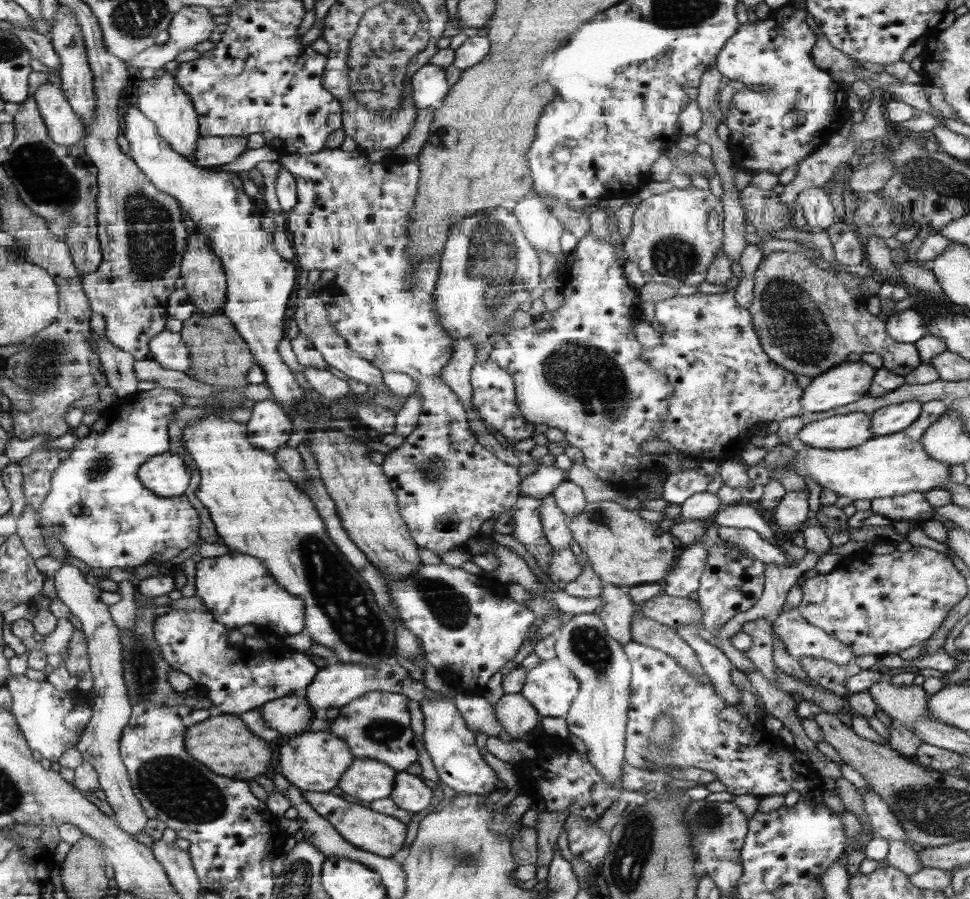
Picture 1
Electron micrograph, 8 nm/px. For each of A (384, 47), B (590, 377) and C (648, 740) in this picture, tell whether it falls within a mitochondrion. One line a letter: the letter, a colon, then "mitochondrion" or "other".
A: mitochondrion
B: mitochondrion
C: other

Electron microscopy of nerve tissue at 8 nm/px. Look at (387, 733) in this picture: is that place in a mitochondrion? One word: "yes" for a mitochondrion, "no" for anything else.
yes

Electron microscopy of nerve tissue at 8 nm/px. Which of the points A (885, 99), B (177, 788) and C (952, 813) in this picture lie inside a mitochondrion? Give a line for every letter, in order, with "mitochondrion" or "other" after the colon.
A: other
B: mitochondrion
C: mitochondrion

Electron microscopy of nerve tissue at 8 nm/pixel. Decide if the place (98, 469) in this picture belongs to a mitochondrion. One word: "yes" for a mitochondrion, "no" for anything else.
yes

